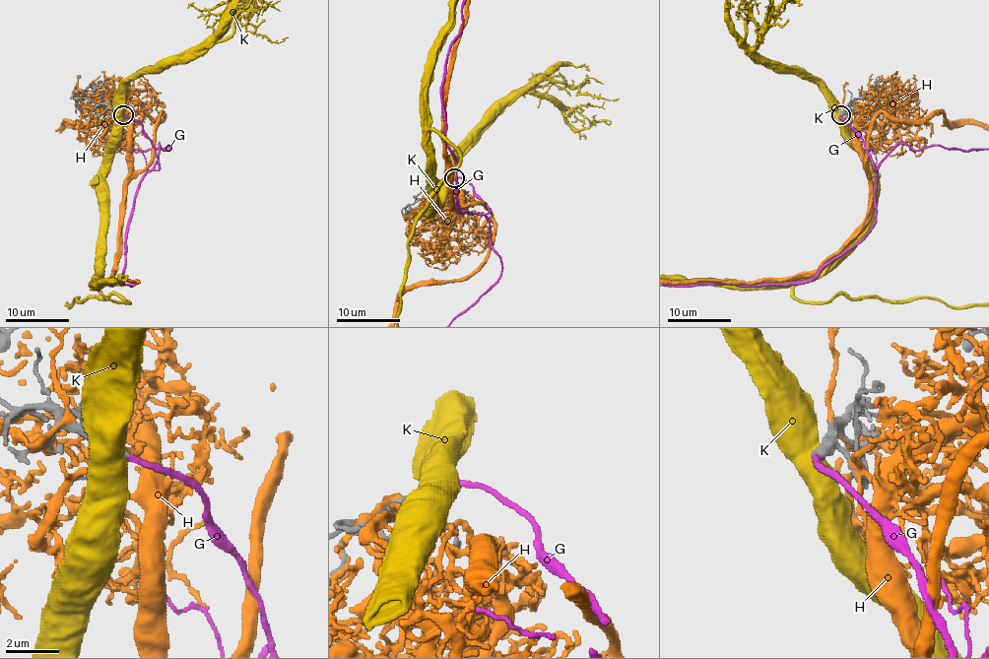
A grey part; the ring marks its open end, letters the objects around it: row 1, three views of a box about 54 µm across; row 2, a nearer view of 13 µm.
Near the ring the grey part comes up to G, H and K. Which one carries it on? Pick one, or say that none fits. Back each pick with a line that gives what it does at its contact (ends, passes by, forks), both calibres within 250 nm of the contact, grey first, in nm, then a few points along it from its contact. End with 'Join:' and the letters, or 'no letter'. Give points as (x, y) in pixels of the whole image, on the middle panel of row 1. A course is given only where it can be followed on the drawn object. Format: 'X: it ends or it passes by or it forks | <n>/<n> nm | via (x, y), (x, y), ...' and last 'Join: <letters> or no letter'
G: it ends | 280/190 nm
Join: G

